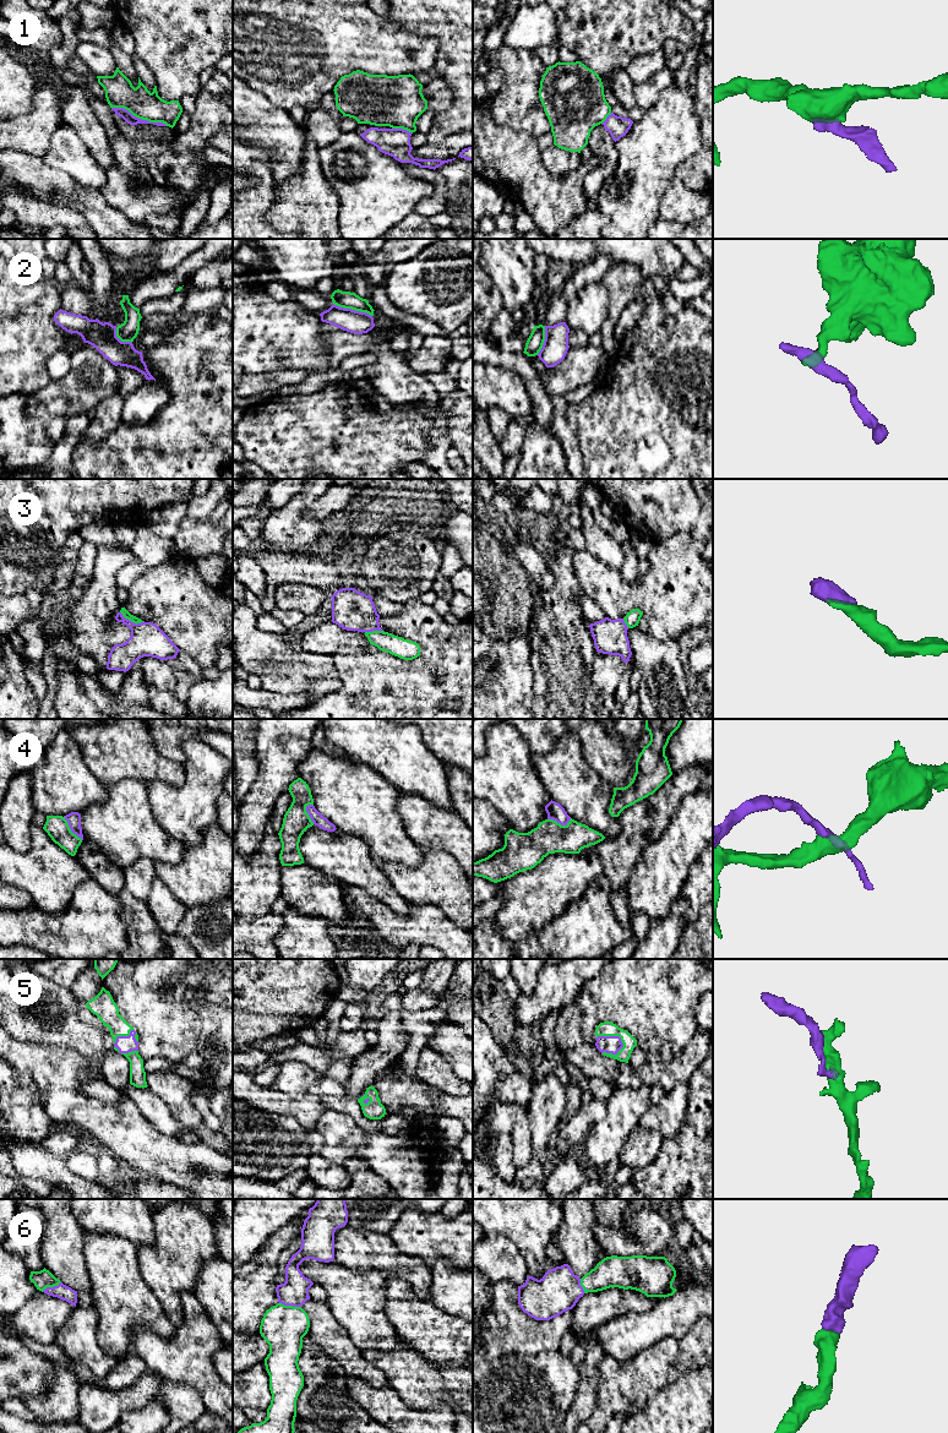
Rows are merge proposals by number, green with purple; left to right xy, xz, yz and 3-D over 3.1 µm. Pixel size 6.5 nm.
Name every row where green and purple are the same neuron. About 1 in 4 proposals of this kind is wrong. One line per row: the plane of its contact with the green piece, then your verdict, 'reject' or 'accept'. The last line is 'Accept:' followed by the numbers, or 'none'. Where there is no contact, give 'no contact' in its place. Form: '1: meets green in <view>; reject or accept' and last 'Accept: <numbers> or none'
1: meets green in xy; reject
2: meets green in xz; reject
3: meets green in xy; accept
4: meets green in xy; reject
5: meets green in yz; accept
6: meets green in xz; accept
Accept: 3, 5, 6

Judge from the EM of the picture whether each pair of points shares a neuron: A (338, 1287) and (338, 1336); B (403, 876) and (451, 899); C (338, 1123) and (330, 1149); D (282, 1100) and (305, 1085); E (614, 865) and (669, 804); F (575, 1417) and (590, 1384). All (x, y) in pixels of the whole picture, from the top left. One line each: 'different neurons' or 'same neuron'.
A: different neurons
B: same neuron
C: same neuron
D: different neurons
E: same neuron
F: same neuron

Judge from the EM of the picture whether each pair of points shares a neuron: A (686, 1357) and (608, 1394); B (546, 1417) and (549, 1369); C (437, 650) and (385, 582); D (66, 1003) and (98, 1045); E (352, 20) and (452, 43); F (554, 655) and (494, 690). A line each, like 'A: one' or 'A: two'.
A: one
B: one
C: two
D: one
E: two
F: two

